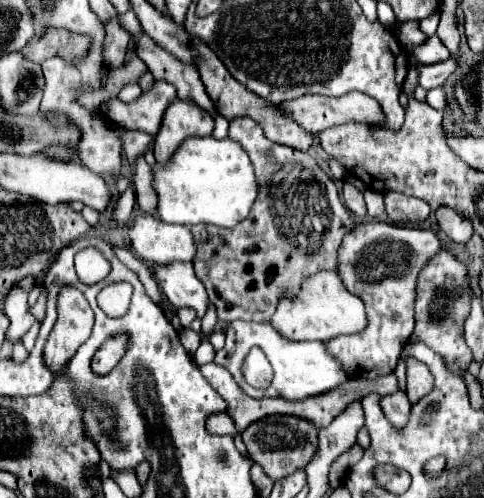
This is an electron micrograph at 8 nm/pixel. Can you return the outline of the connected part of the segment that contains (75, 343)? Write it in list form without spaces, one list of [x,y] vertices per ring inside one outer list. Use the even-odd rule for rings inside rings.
[[[73,286],[61,288],[57,296],[57,312],[59,320],[45,344],[45,360],[55,372],[61,372],[65,362],[91,336],[95,314],[85,296]]]

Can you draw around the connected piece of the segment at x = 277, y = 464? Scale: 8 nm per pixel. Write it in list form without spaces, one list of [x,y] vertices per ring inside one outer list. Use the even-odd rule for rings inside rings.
[[[269,416],[245,428],[241,438],[249,448],[249,454],[253,456],[253,460],[261,464],[263,472],[271,480],[281,480],[293,474],[295,470],[305,468],[311,462],[317,448],[317,426],[295,416]]]

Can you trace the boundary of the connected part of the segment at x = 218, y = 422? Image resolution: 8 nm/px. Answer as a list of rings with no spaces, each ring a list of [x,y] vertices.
[[[225,413],[211,415],[206,422],[206,428],[218,435],[236,435],[237,431],[233,420]]]

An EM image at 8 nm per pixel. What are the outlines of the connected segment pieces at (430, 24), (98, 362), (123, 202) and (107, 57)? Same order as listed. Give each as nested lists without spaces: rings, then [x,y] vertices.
[[[433,14],[431,18],[419,20],[419,30],[421,30],[425,36],[433,36],[435,30],[437,30],[437,24],[439,24],[439,14]]]
[[[119,334],[119,336],[111,338],[109,342],[105,342],[93,358],[93,364],[91,364],[93,372],[101,374],[101,376],[107,374],[121,360],[121,356],[125,354],[125,348],[127,348],[127,338],[123,334]]]
[[[128,187],[126,191],[121,194],[116,207],[112,210],[112,215],[117,223],[118,229],[122,229],[131,218],[135,203],[135,191],[133,187]]]
[[[113,18],[109,24],[105,24],[105,46],[103,46],[103,60],[109,68],[117,68],[125,60],[125,52],[131,36],[121,28],[119,18]]]

